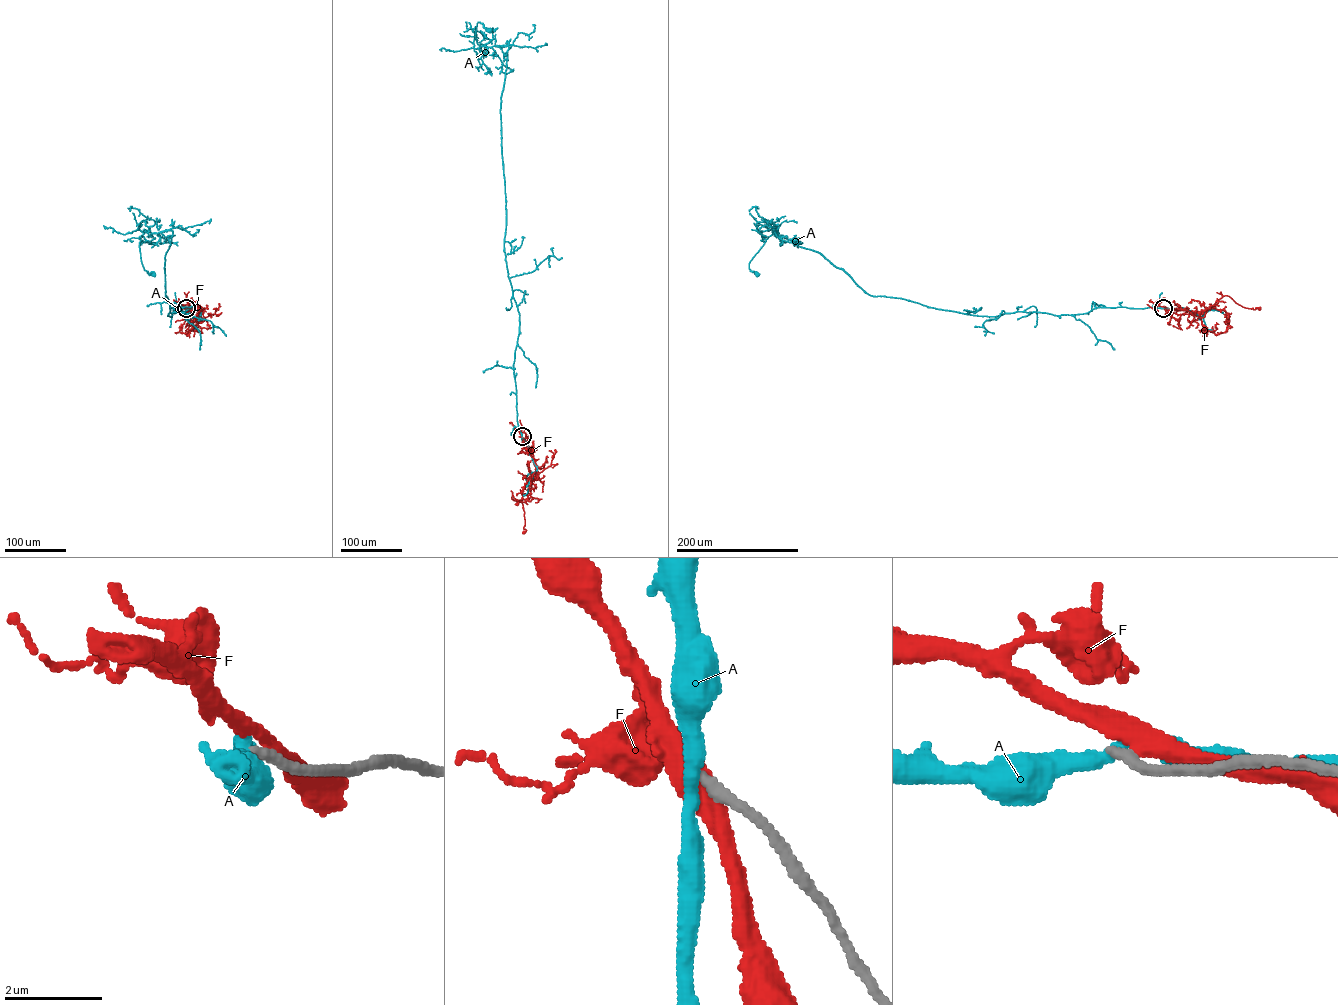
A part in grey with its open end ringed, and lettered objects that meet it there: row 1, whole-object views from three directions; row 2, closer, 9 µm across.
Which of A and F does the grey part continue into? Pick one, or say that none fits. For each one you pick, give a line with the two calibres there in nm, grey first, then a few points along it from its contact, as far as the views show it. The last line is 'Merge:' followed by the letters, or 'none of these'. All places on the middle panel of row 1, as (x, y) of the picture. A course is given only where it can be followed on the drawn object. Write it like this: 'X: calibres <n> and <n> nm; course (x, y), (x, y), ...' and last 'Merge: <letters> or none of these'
Merge: none of these

